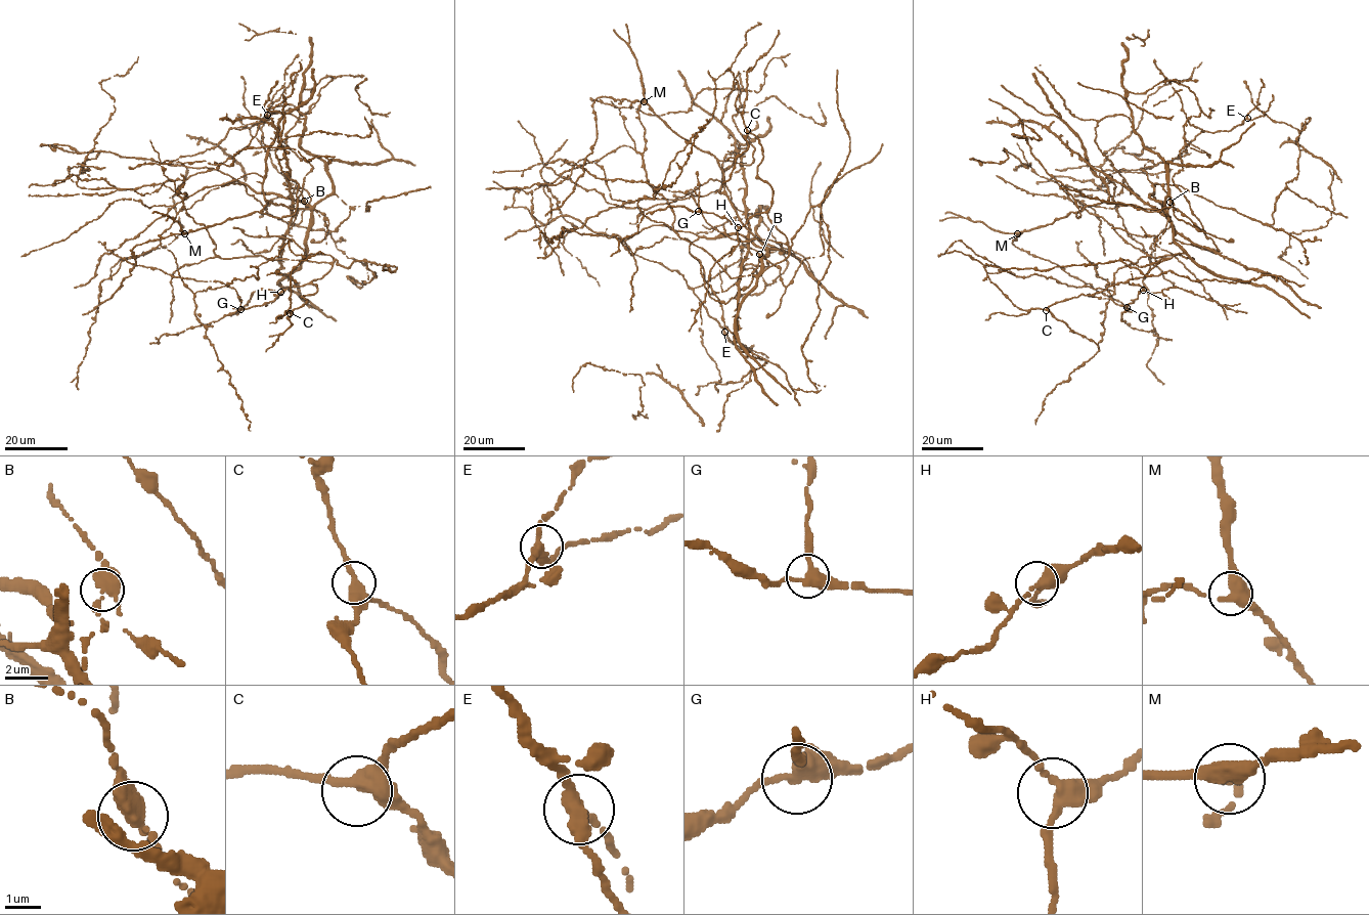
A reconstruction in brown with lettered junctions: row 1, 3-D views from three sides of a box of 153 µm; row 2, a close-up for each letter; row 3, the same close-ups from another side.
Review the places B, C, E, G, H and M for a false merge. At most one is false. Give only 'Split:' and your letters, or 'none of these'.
Split: B

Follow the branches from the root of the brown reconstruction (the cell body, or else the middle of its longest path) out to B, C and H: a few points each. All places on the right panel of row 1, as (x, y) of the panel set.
B: (1151, 199), (1158, 200), (1166, 208), (1169, 202)
C: (1151, 199), (1164, 206), (1174, 242), (1186, 254), (1163, 259), (1143, 277), (1056, 302), (1046, 310)
H: (1151, 199), (1164, 206), (1174, 242), (1186, 254), (1165, 258), (1145, 276), (1128, 280), (1143, 290)

